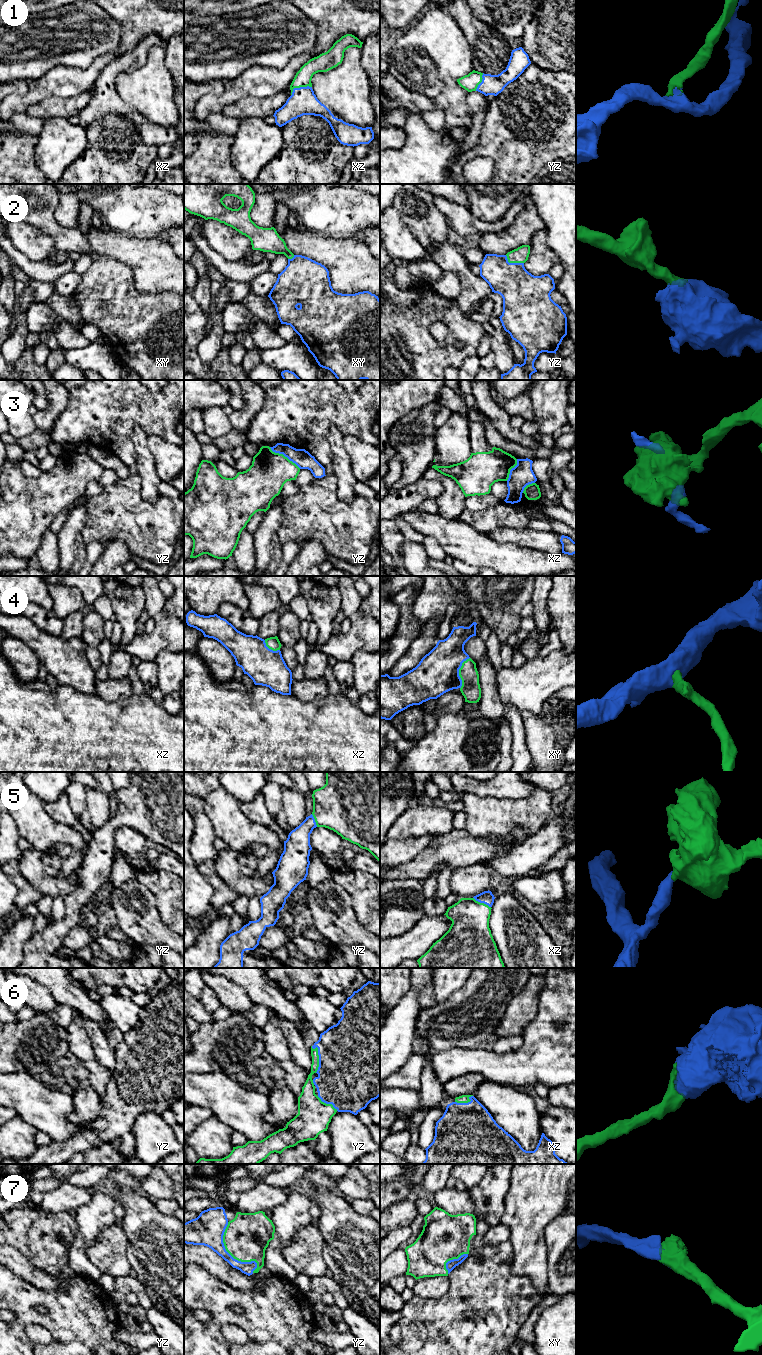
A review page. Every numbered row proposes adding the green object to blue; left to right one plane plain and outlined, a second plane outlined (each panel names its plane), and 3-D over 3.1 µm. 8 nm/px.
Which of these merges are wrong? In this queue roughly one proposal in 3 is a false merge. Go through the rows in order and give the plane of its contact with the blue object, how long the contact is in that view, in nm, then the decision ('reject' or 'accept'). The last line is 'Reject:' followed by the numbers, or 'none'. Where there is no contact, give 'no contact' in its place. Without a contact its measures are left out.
1: meets blue in xz; contact 180 nm long; accept
2: meets blue in yz; contact 170 nm long; accept
3: meets blue in yz; contact 300 nm long; reject
4: meets blue in xy; contact 260 nm long; accept
5: meets blue in xz; contact 170 nm long; accept
6: meets blue in yz; contact 220 nm long; accept
7: meets blue in yz; contact 460 nm long; accept
Reject: 3

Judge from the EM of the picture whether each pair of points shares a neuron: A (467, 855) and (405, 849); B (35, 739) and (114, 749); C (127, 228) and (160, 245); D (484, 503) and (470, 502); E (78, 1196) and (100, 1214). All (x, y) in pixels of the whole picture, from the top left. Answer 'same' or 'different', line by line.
A: different
B: same
C: different
D: same
E: different

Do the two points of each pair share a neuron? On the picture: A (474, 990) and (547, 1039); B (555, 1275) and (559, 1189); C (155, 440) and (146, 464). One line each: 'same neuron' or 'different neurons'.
A: different neurons
B: different neurons
C: different neurons

